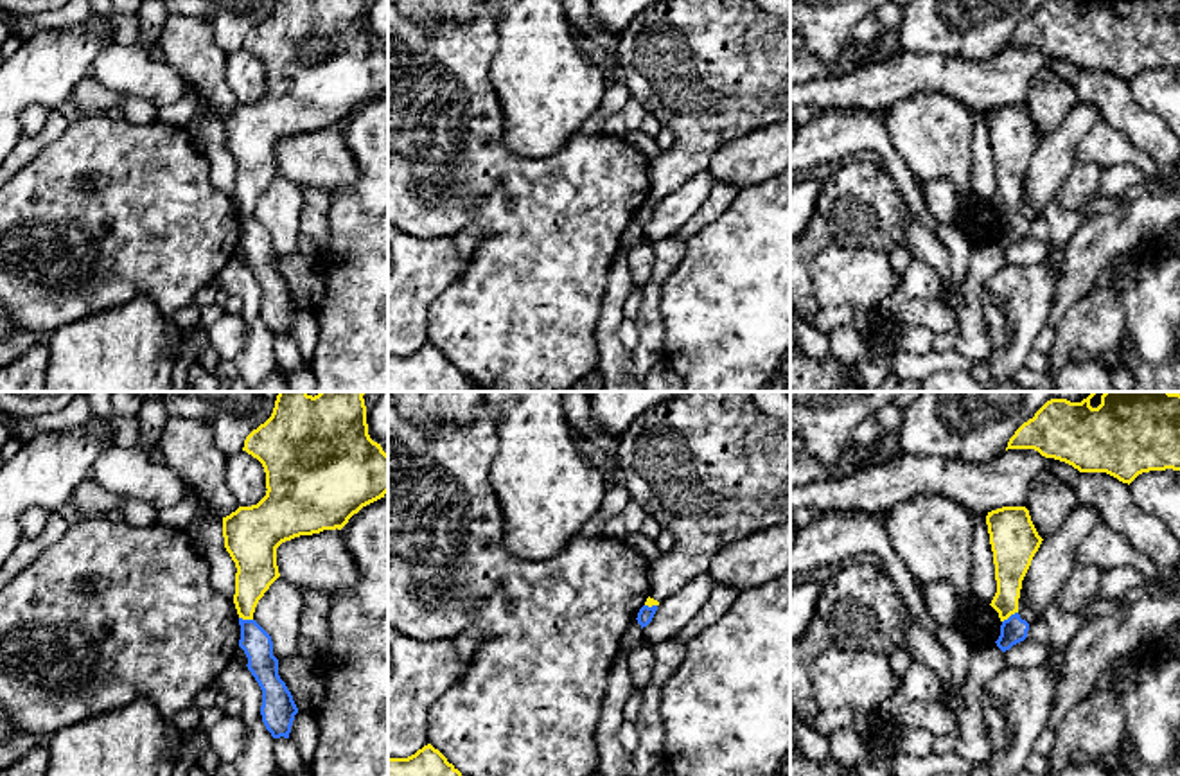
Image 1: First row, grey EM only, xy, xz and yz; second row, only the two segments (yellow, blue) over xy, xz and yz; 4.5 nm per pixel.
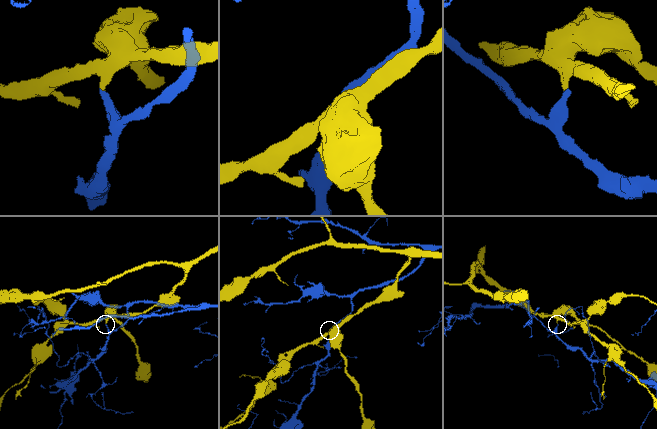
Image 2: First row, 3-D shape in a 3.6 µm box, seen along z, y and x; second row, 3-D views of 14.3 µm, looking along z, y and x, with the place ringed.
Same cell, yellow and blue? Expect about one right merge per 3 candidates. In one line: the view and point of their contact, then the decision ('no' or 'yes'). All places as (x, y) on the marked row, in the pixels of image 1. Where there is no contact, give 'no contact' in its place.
contact yz (1010, 615); no

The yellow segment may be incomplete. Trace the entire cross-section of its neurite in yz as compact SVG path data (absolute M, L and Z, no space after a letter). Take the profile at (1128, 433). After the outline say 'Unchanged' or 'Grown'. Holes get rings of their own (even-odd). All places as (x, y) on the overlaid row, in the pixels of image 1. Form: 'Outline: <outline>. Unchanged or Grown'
Outline: M1092 392L1081 402L1067 399L1047 401L1033 419L1024 422L1008 442L1008 449L1035 449L1045 458L1065 462L1079 472L1106 472L1123 483L1132 483L1149 471L1180 471L1180 393L1171 392L1105 392L1097 408L1090 406Z. Unchanged

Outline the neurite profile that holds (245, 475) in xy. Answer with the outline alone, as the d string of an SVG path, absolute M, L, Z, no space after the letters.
M246 451L228 454L226 483L239 507L257 505L268 490L262 463Z

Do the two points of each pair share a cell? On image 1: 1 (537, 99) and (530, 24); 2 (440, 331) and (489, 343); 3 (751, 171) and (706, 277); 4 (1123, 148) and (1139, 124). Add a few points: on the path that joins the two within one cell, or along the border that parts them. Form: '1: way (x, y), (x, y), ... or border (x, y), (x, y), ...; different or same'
1: way (537, 81), (536, 42); same
2: way (453, 331), (462, 340), (476, 340); same
3: border (771, 176), (740, 189); different
4: border (1105, 119), (1152, 158), (1155, 167), (1152, 175); different

